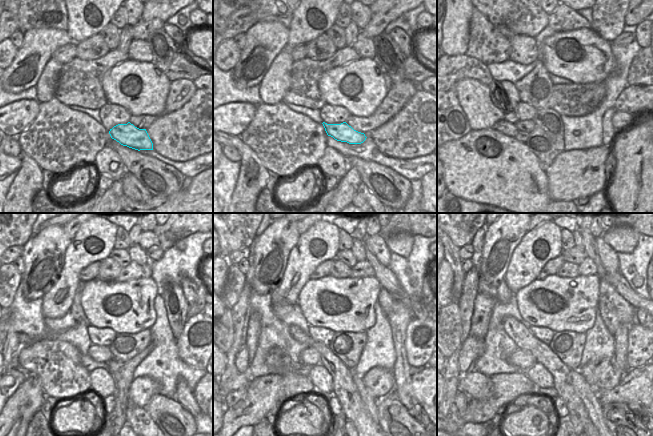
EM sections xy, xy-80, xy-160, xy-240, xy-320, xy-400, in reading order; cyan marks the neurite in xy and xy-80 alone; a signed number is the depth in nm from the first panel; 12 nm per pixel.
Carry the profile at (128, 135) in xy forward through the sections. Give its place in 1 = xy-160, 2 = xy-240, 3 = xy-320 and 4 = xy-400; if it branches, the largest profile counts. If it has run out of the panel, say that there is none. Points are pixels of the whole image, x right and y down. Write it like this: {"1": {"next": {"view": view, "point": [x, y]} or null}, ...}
{"1": {"next": {"view": "xy-160", "point": [557, 129]}}, "2": {"next": {"view": "xy-240", "point": [99, 353]}}, "3": {"next": {"view": "xy-320", "point": [309, 356]}}, "4": {"next": {"view": "xy-400", "point": [523, 359]}}}

